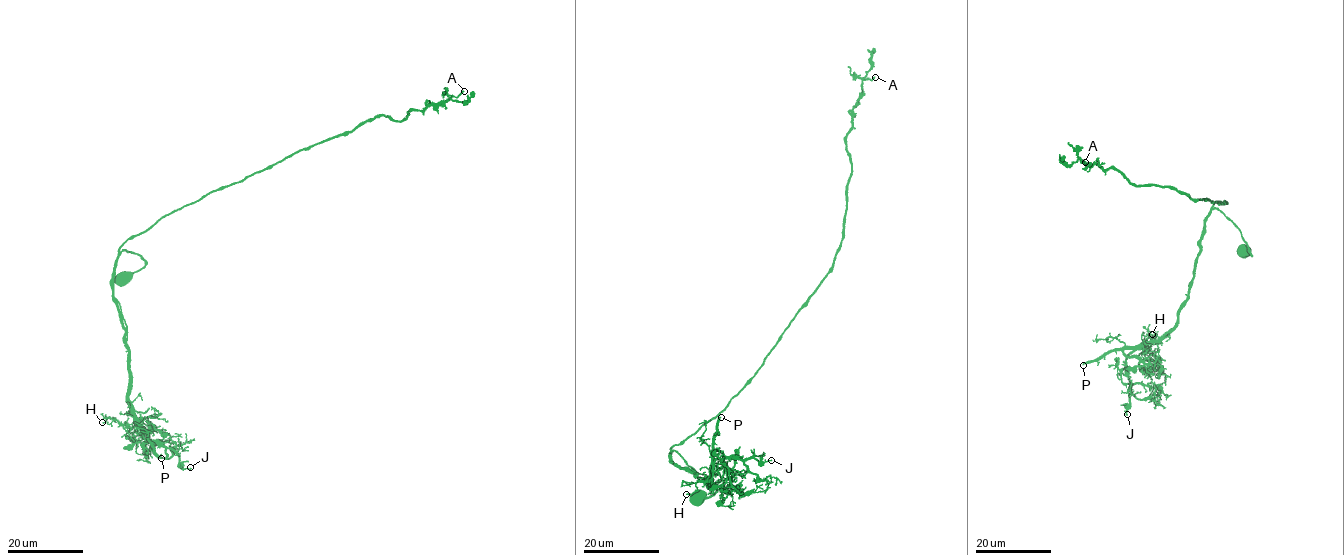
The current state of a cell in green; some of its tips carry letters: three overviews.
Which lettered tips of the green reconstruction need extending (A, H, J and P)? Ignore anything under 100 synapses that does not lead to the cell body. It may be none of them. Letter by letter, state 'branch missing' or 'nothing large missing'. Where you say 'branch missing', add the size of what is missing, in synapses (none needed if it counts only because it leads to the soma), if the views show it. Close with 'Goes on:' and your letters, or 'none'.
A: nothing large missing
H: nothing large missing
J: nothing large missing
P: branch missing; about 180 synapses
Goes on: P

